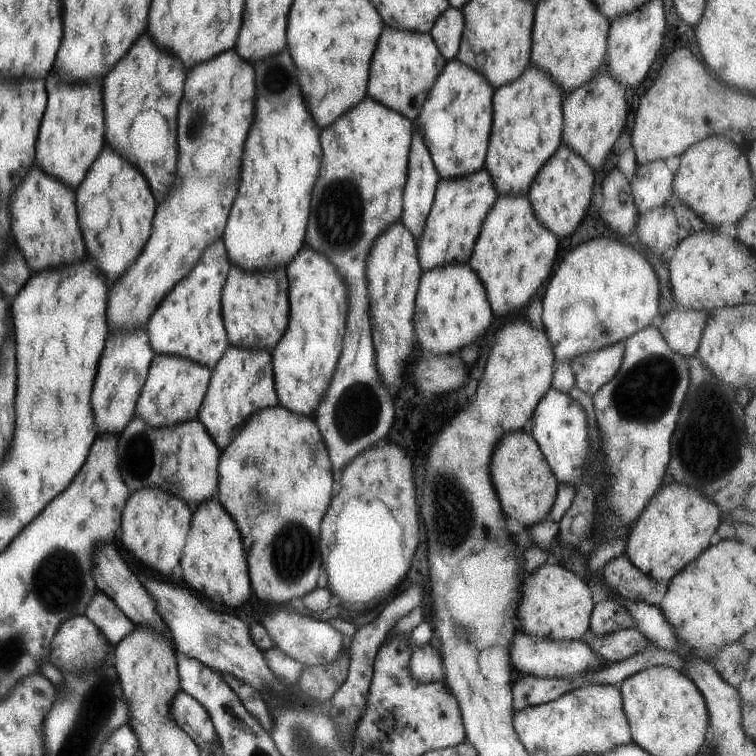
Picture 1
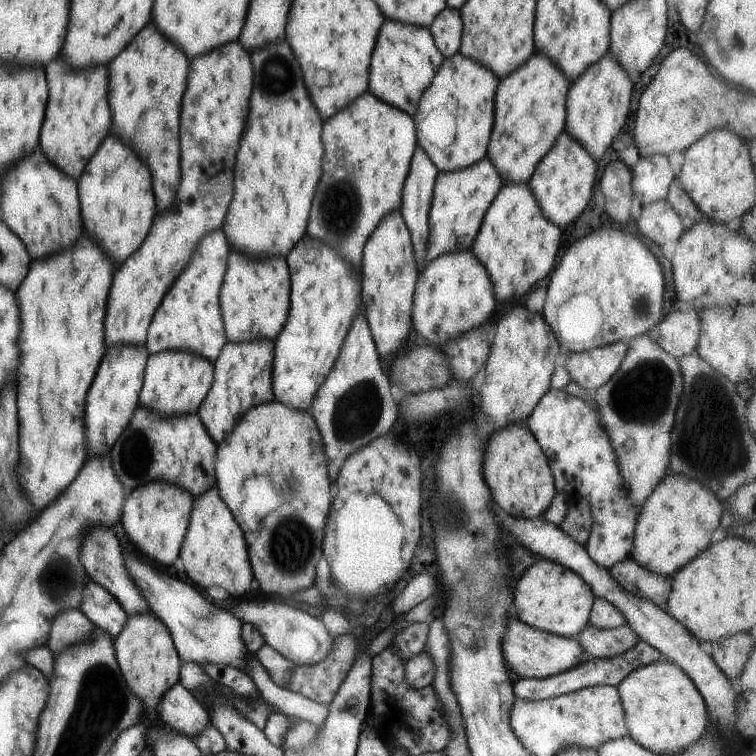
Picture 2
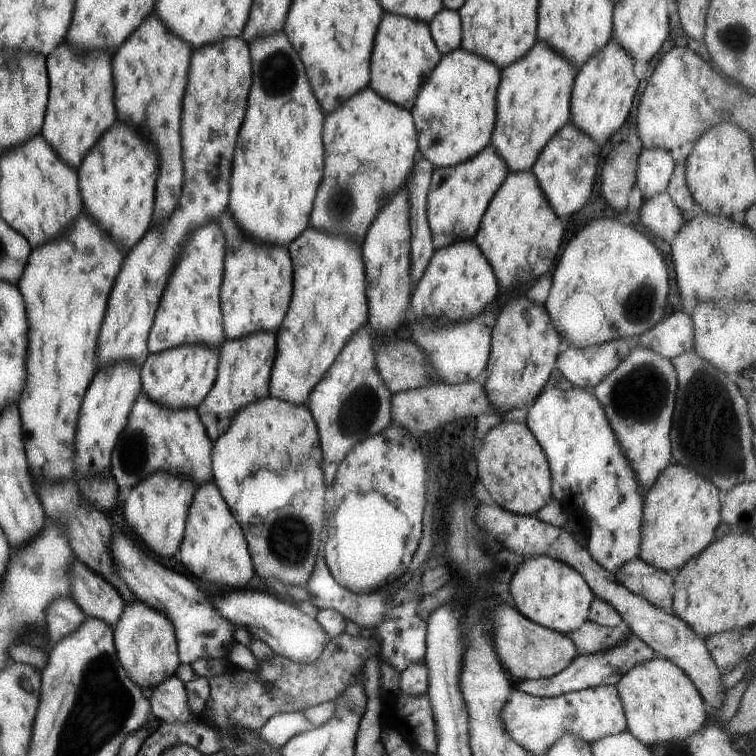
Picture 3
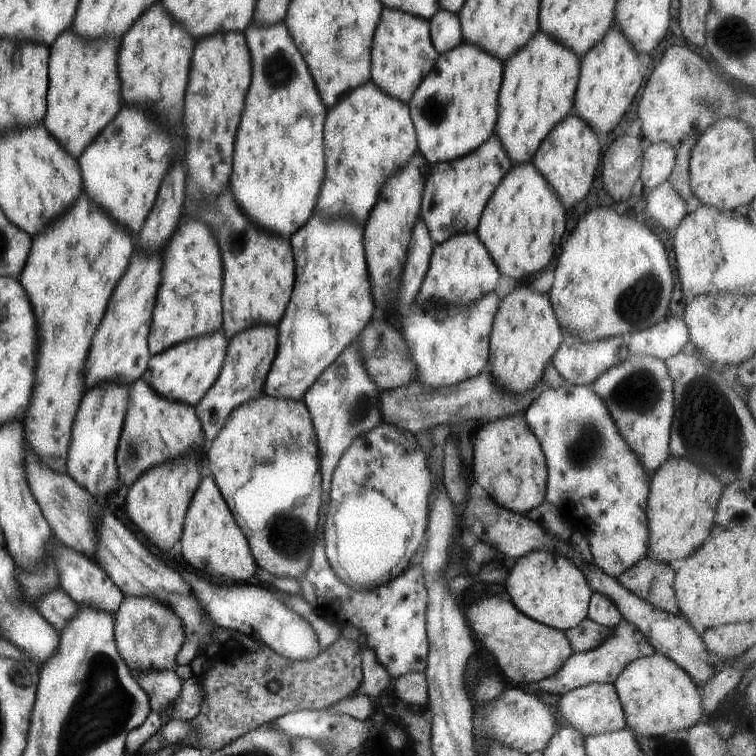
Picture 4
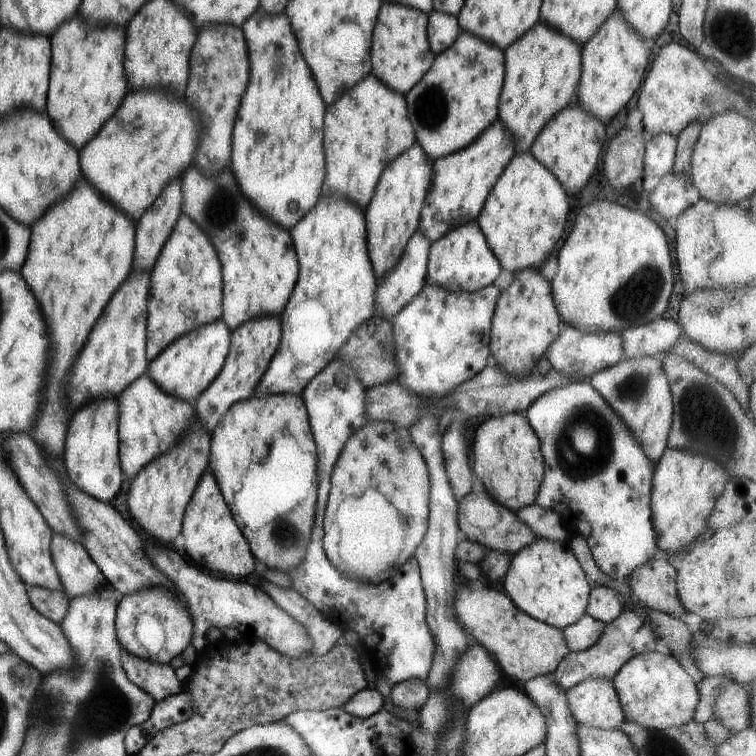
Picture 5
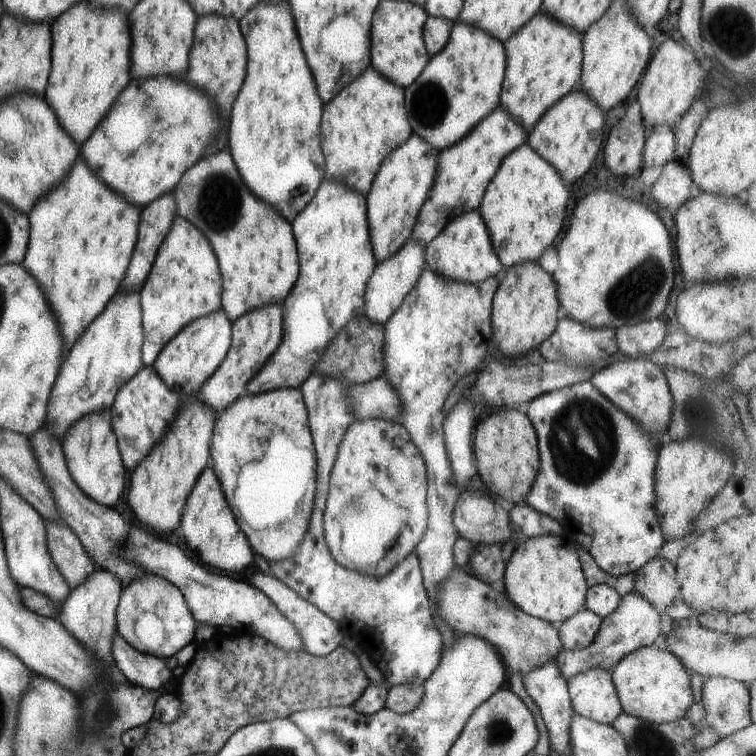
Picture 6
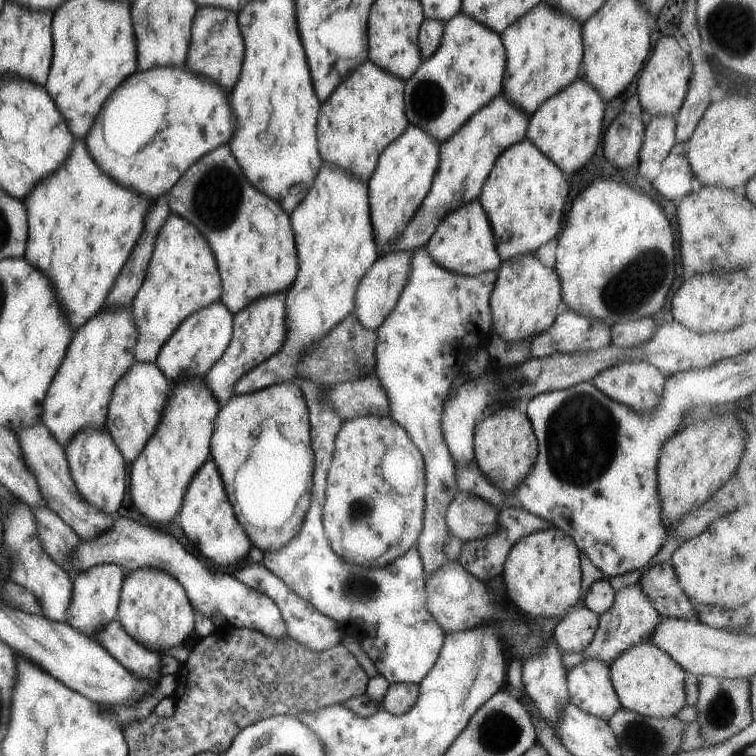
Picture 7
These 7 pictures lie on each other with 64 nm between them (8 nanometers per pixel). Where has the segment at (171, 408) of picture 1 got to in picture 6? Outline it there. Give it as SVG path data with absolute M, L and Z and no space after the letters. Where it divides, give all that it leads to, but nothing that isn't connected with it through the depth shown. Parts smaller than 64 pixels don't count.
M219 308L215 312L209 313L204 317L199 317L190 323L187 323L157 355L157 358L151 365L163 384L171 390L176 390L179 396L195 395L201 388L201 385L217 370L221 361L225 358L226 352L230 347L230 320L225 316L224 311Z

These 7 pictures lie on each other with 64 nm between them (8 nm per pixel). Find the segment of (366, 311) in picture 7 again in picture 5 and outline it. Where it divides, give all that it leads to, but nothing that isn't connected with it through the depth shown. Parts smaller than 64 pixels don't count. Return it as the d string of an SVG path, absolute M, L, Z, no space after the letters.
M419 230L409 237L409 242L404 246L402 255L396 261L396 265L385 273L383 277L376 280L374 286L374 316L391 320L392 316L399 312L415 295L422 289L426 278L426 262L430 240Z

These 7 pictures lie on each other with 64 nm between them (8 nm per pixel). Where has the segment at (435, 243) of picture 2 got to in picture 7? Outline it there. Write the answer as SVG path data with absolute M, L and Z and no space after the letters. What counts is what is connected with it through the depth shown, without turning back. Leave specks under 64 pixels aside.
M501 90L452 137L443 141L439 145L437 170L433 174L429 192L417 207L417 212L409 219L407 226L395 239L391 251L423 247L446 214L477 199L498 155L526 136L527 116L529 115L521 109L511 105Z

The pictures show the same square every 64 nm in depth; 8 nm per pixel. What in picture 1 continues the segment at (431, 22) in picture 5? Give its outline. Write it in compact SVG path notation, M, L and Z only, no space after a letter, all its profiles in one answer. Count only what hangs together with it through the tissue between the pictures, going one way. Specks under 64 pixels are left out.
M449 6L437 16L431 30L428 32L437 50L446 61L455 59L463 27L462 10Z

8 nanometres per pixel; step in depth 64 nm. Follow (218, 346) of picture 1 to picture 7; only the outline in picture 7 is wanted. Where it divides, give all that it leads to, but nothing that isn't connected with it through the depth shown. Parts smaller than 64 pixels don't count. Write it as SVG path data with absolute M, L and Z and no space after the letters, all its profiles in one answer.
M171 212L155 238L155 248L147 266L145 280L130 302L138 337L134 357L140 363L154 363L159 350L177 325L191 313L219 301L221 283L215 258L205 242L184 218Z

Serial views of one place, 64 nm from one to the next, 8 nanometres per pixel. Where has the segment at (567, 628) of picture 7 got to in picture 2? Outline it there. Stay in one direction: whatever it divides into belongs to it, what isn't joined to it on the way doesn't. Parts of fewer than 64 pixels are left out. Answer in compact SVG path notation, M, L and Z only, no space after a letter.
M587 623L575 636L587 657L611 658L633 648L640 638L629 625L612 629L598 629Z

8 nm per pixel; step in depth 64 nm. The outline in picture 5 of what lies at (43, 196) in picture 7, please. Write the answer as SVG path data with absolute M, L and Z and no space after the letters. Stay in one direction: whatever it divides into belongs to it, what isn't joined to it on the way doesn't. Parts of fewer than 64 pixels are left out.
M77 180L77 186L67 194L67 198L53 206L53 210L47 210L31 226L31 242L19 274L39 302L43 320L51 334L43 402L39 404L39 414L35 416L29 436L49 457L62 460L65 426L70 420L68 398L65 398L63 390L65 374L113 290L131 270L133 232L135 224L119 210L113 210L113 206L109 206L85 180Z

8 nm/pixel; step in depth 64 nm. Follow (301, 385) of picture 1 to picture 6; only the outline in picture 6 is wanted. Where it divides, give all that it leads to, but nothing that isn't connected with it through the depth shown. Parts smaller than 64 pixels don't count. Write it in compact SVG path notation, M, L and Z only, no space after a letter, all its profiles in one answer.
M325 178L311 202L293 218L291 228L297 244L299 274L282 302L281 342L248 382L246 394L299 388L336 334L353 317L363 315L362 294L376 265L367 223L365 196Z

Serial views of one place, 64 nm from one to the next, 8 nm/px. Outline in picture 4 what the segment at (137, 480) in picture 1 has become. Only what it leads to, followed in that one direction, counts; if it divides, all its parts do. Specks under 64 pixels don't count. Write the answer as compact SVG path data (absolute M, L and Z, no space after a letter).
M139 377L130 384L123 426L116 444L115 466L123 486L131 486L148 468L186 455L199 455L204 448L201 423L194 406L167 400Z

